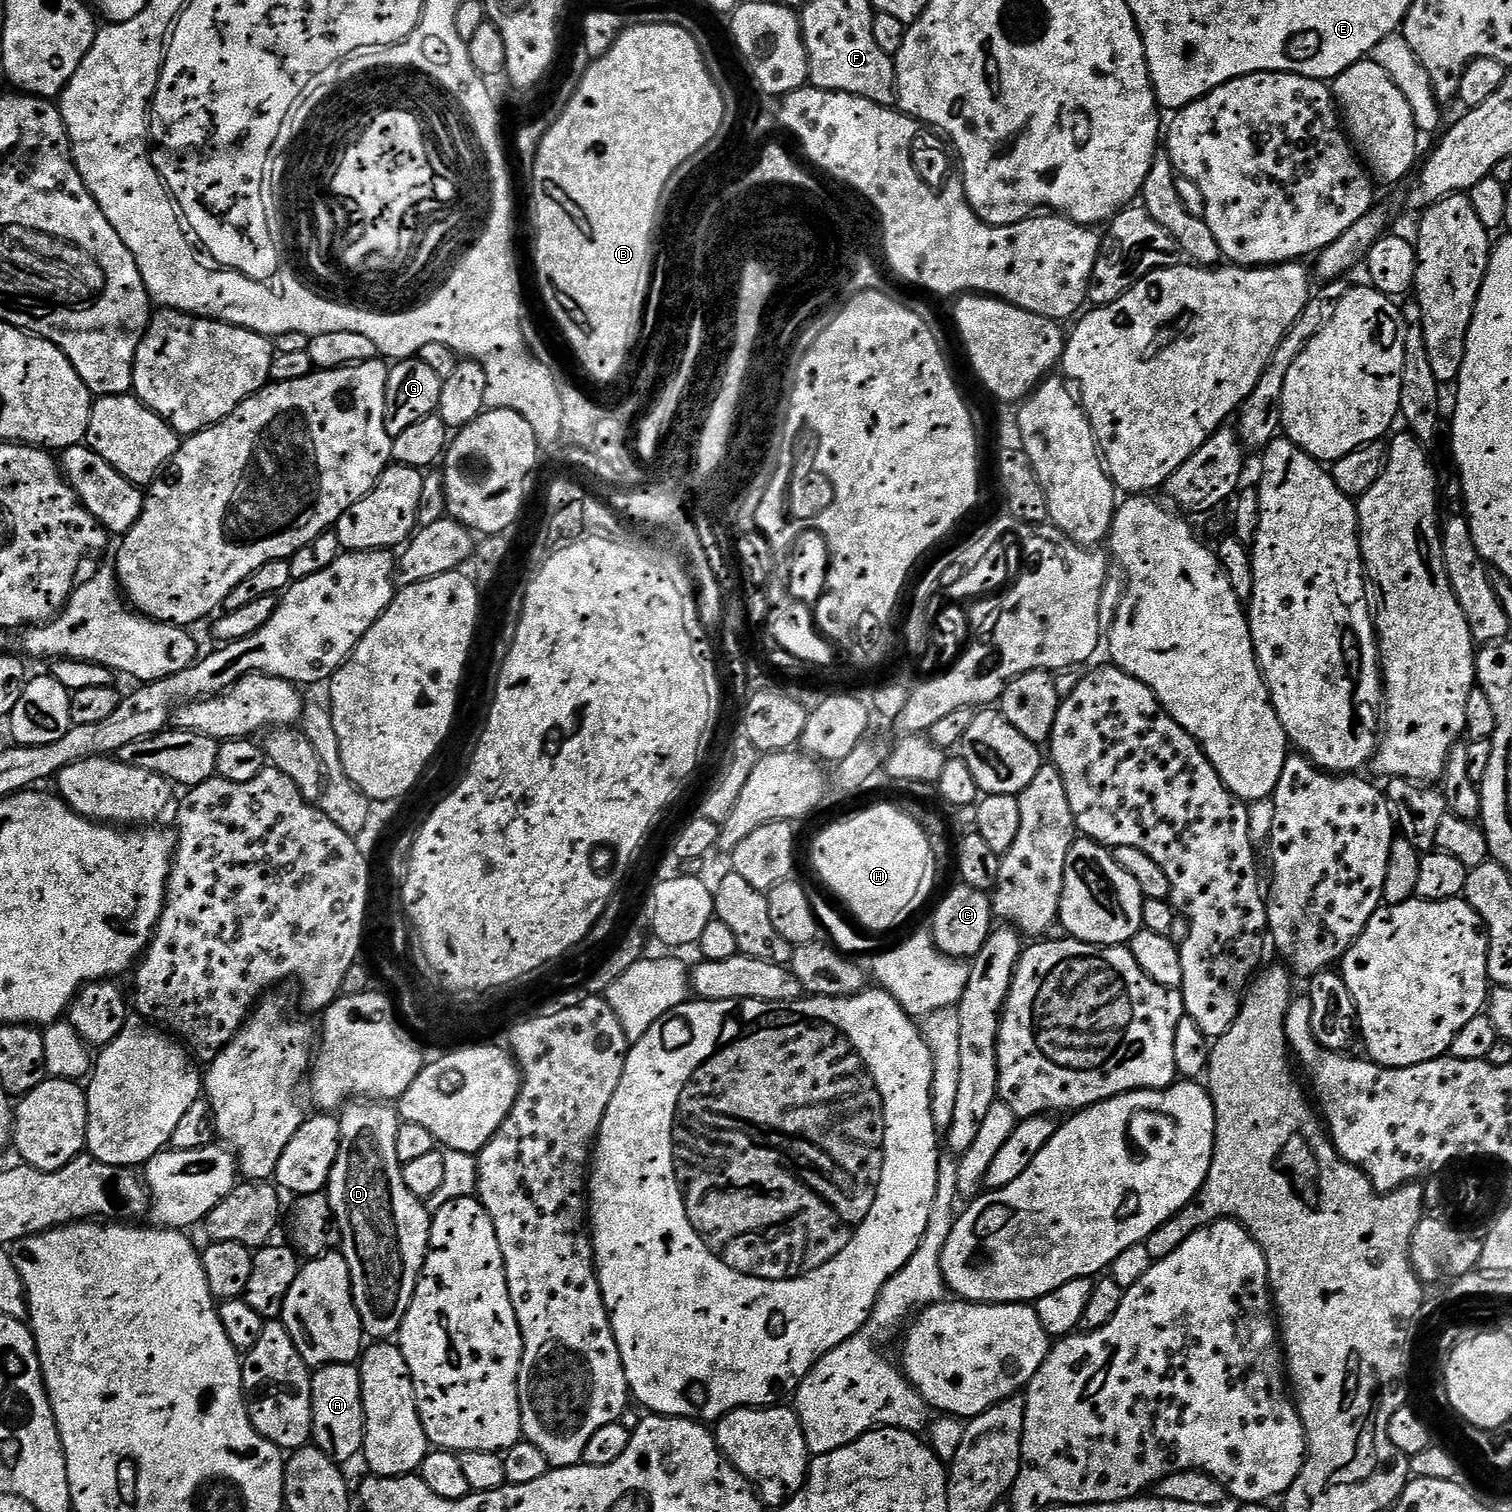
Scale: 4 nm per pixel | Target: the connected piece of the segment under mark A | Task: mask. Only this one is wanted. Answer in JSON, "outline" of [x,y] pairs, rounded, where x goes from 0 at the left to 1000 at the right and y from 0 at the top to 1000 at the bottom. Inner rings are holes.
{"outline":[[[216,902],[206,907],[206,952],[223,967],[233,966],[241,959],[239,914],[235,902]]]}

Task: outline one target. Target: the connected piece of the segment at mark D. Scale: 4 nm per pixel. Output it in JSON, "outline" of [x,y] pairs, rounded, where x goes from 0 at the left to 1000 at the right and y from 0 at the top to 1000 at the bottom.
{"outline":[[[233,729],[224,736],[224,740],[225,741],[225,760],[216,784],[216,790],[223,810],[225,812],[224,822],[226,823],[226,830],[229,832],[229,837],[231,837],[234,864],[237,864],[237,872],[239,872],[241,884],[249,888],[254,888],[264,882],[266,874],[269,872],[269,866],[271,866],[271,861],[274,858],[275,849],[278,845],[278,841],[280,839],[280,833],[283,831],[283,819],[286,813],[286,804],[282,798],[281,794],[276,793],[274,790],[271,790],[271,787],[269,787],[269,782],[266,782],[266,771],[262,760],[262,753],[263,753],[263,747],[266,741],[263,733],[254,729]]]}

